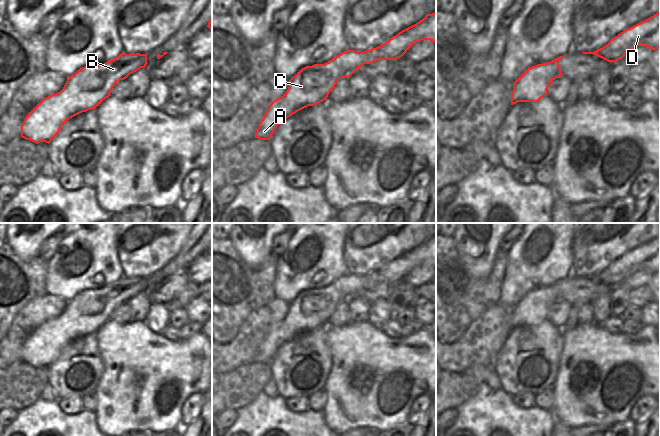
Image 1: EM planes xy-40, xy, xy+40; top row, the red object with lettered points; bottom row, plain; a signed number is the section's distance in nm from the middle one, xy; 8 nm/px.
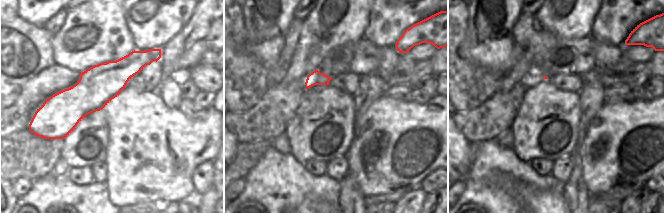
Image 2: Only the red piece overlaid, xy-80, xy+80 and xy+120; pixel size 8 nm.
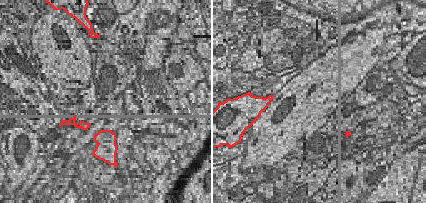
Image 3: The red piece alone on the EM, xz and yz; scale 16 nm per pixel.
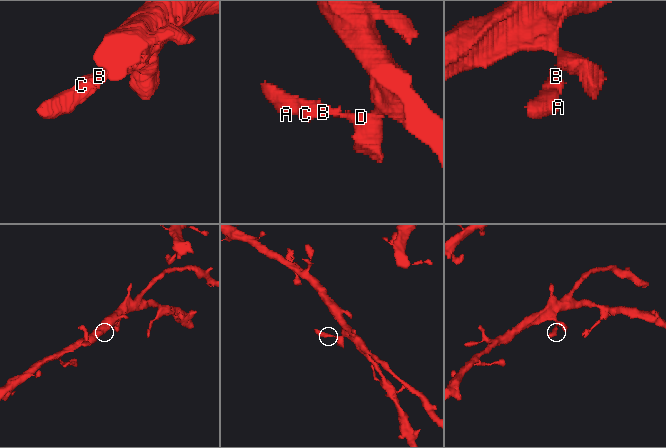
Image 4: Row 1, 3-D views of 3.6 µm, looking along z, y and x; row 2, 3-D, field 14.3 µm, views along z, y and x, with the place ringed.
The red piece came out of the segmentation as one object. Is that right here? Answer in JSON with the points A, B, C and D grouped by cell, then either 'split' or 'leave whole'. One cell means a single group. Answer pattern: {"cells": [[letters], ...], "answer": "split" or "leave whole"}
{"cells": [["A", "B", "C", "D"]], "answer": "leave whole"}

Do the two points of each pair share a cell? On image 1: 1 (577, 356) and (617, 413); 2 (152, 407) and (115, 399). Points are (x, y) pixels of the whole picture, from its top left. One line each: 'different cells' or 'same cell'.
1: same cell
2: same cell

